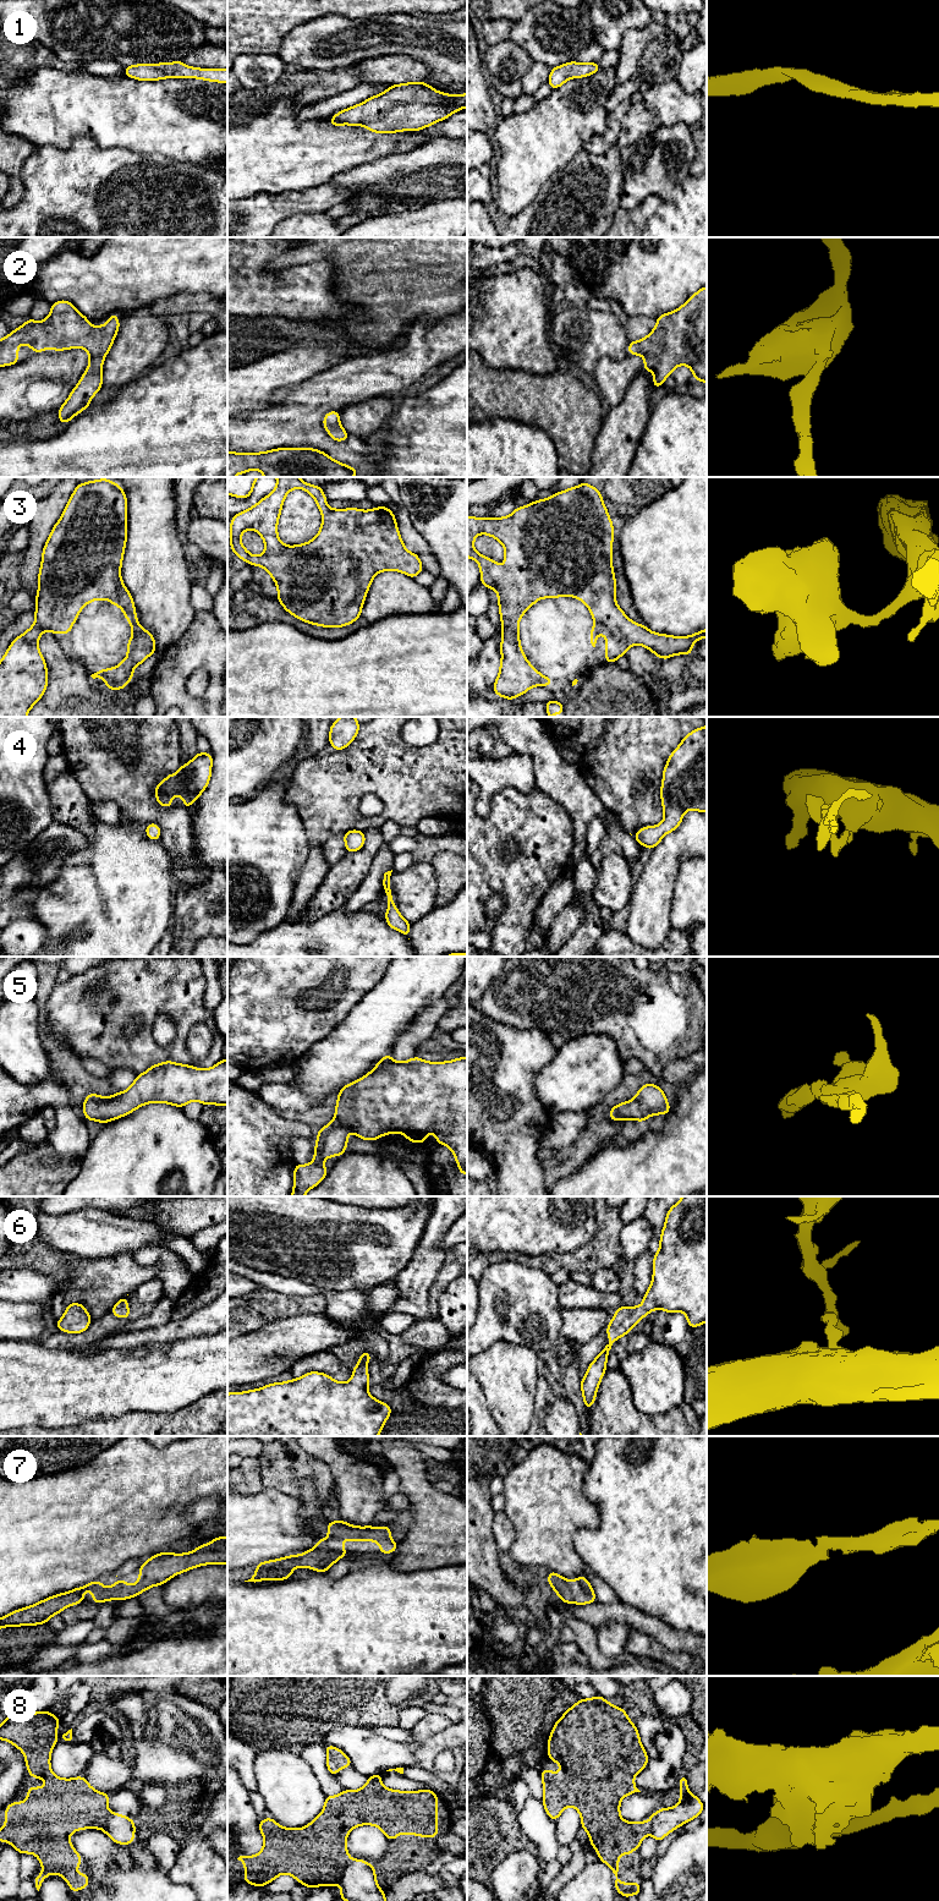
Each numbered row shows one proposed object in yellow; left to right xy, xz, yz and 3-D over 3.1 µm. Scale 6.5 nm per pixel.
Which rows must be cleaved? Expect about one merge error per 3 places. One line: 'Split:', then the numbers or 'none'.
Split: 8

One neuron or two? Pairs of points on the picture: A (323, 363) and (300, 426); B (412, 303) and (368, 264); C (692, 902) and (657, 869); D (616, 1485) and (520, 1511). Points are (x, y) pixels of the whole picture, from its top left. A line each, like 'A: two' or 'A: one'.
A: two
B: one
C: two
D: two

